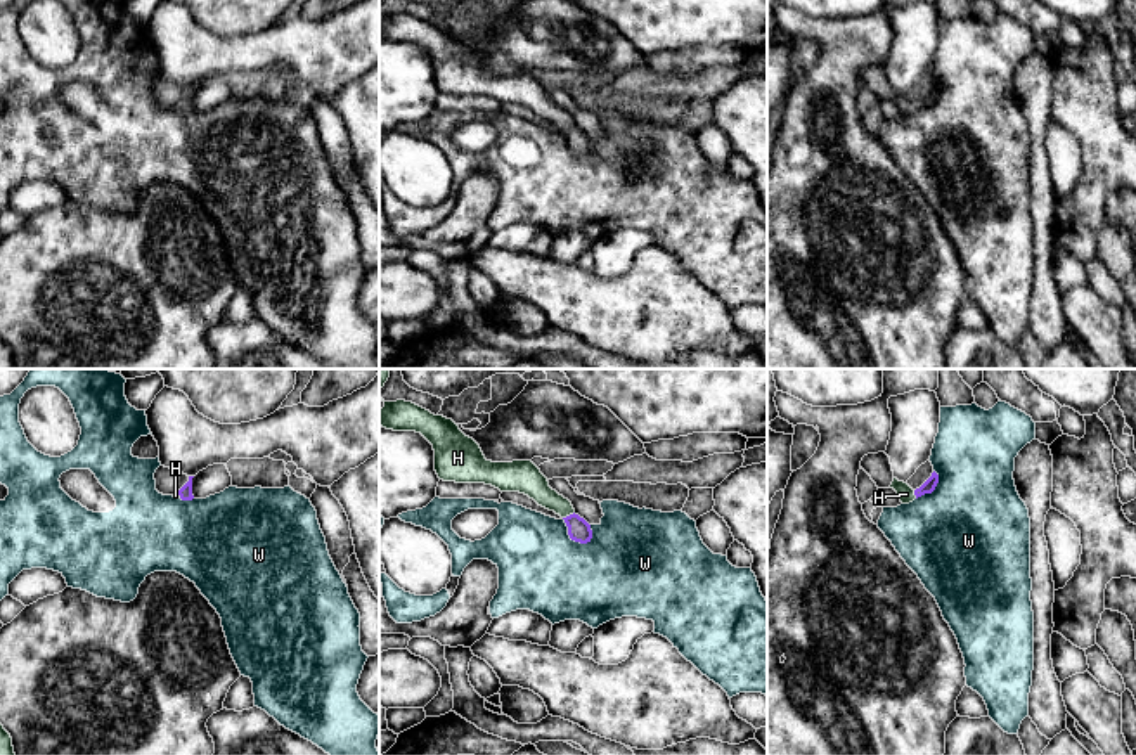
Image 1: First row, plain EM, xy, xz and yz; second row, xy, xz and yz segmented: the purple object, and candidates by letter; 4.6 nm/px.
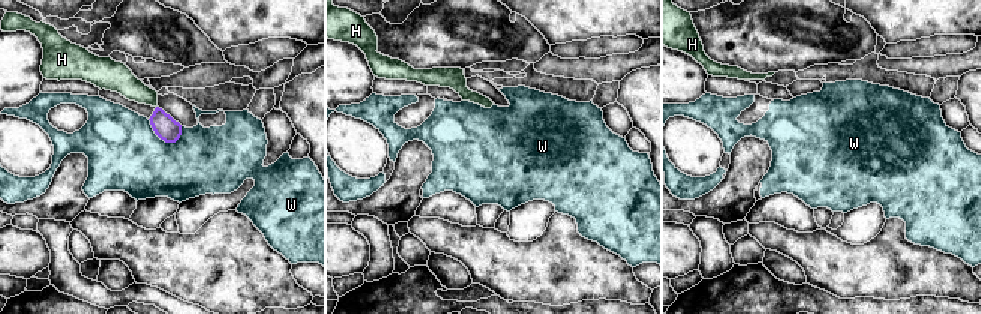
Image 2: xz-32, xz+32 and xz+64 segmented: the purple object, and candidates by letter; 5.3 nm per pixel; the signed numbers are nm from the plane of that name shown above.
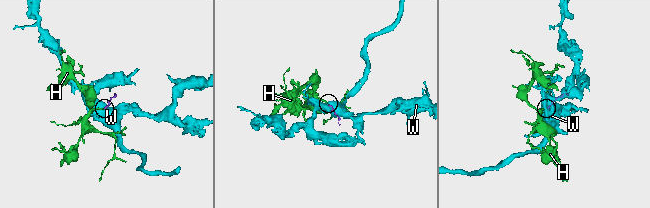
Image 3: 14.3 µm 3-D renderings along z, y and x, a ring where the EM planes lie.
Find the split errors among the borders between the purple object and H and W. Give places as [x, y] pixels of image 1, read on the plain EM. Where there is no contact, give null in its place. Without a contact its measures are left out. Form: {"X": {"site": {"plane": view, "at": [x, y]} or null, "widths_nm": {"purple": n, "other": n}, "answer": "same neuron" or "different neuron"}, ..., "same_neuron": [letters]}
{"H": {"site": {"plane": "xz", "at": [570, 127]}, "widths_nm": {"purple": 110, "other": 140}, "answer": "same neuron"}, "W": {"site": {"plane": "xz", "at": [572, 151]}, "widths_nm": {"purple": 110, "other": 400}, "answer": "different neuron"}, "same_neuron": ["H"]}

